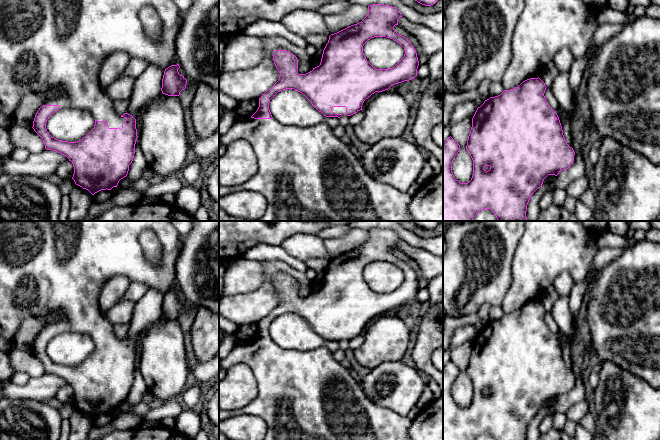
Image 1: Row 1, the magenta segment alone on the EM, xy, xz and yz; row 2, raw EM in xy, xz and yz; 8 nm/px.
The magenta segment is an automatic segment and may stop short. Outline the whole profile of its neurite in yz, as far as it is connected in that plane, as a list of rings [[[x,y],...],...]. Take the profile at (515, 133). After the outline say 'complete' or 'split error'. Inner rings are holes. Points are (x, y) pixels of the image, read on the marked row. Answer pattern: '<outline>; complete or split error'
[[[525,0],[524,9],[513,33],[513,58],[502,80],[505,90],[500,95],[485,100],[484,103],[477,108],[472,118],[472,127],[468,136],[466,149],[473,160],[473,175],[468,183],[461,183],[456,180],[452,172],[452,163],[461,149],[460,145],[451,136],[443,143],[443,221],[472,221],[473,218],[484,209],[490,209],[498,221],[527,221],[526,211],[528,202],[532,194],[542,186],[544,179],[548,175],[557,176],[561,171],[567,170],[573,164],[575,152],[565,140],[557,113],[550,107],[545,99],[544,93],[547,87],[538,76],[545,67],[552,62],[554,55],[564,47],[567,47],[571,51],[574,60],[578,60],[587,55],[591,46],[591,37],[598,25],[596,14],[597,11],[590,8],[582,0]]]; split error

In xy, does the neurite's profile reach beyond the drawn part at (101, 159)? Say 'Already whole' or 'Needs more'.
Needs more

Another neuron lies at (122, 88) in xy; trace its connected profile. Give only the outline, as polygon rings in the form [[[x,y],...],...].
[[[131,77],[119,78],[103,91],[112,101],[131,98],[135,80]]]

